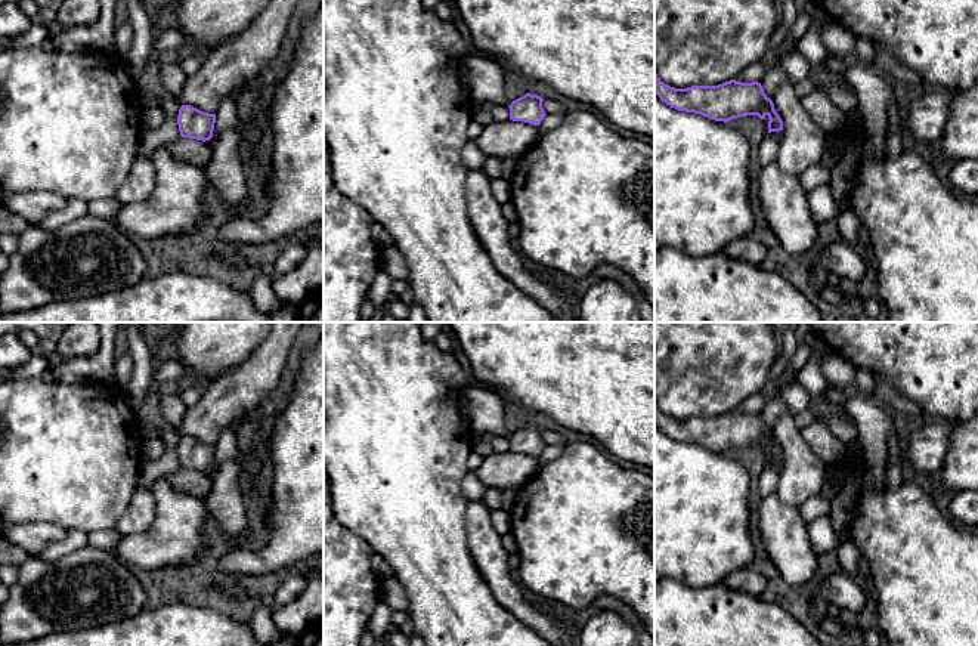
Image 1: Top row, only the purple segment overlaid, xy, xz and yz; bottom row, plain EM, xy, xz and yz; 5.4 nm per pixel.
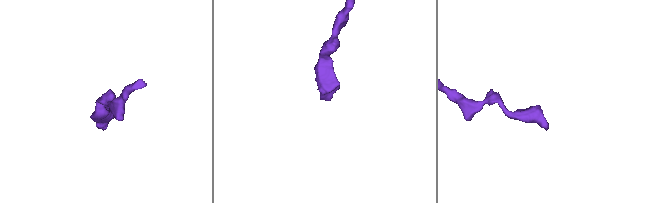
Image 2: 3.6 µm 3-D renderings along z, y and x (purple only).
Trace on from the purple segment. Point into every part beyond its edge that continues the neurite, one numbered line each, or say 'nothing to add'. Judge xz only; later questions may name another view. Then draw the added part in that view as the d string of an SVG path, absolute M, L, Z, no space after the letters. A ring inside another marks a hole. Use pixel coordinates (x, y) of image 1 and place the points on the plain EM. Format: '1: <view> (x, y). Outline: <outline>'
1: xz (584, 526). Outline: M569 442L551 461L536 458L533 476L519 488L508 511L522 587L578 611L592 606L600 596L613 597L626 605L654 637L654 479L620 467L587 442Z

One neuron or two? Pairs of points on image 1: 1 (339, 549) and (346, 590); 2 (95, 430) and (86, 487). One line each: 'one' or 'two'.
1: one
2: one

